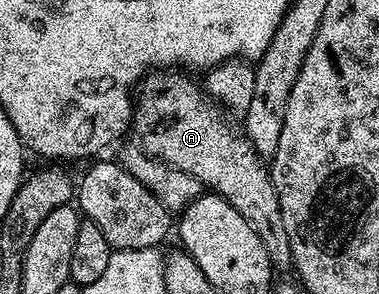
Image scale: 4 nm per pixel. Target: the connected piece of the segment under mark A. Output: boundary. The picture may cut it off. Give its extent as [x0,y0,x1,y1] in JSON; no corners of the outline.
[133,71,292,270]

